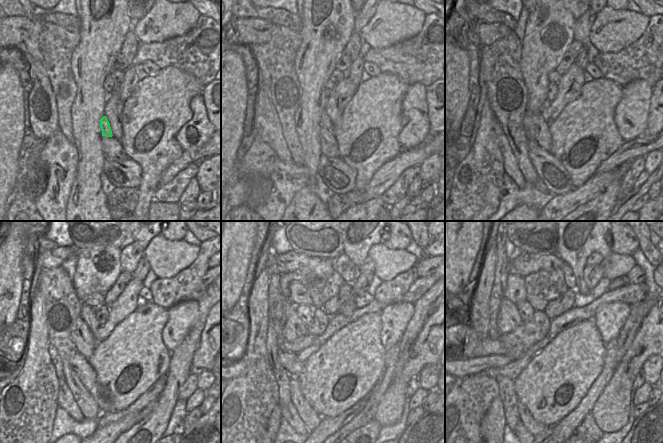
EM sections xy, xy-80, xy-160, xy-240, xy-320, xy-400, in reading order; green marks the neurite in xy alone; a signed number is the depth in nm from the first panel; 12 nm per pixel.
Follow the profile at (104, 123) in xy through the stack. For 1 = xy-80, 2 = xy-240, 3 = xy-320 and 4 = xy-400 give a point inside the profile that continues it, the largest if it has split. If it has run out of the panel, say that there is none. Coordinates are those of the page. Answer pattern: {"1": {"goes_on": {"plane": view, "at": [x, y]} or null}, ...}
{"1": {"goes_on": {"plane": "xy-80", "at": [325, 121]}}, "2": {"goes_on": {"plane": "xy-240", "at": [87, 314]}}, "3": {"goes_on": {"plane": "xy-320", "at": [306, 313]}}, "4": {"goes_on": {"plane": "xy-400", "at": [525, 309]}}}

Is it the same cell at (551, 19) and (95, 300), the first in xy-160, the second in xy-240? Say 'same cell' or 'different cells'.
different cells

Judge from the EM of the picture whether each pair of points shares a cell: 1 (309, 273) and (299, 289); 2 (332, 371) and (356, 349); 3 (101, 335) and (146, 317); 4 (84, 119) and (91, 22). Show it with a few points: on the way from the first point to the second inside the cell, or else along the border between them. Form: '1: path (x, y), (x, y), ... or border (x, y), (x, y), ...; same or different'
1: border (300, 279), (304, 283); different
2: path (338, 367), (350, 355); same
3: border (129, 314), (103, 340), (97, 343); different
4: path (89, 95), (91, 46); same

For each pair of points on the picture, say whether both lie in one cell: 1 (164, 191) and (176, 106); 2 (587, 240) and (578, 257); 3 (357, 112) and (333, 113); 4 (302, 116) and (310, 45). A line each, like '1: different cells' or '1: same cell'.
1: different cells
2: same cell
3: different cells
4: same cell

